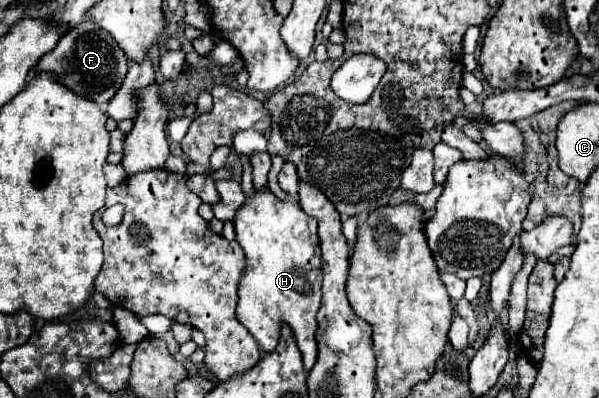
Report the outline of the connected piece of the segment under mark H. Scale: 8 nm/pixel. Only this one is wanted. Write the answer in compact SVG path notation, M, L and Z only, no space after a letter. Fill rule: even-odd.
M269 188L255 190L233 216L235 240L245 252L245 270L239 278L237 320L259 342L263 352L273 352L281 324L287 322L310 372L317 358L315 314L321 306L321 250L315 244L317 220L307 216L291 198L277 198ZM305 236L311 236L305 240Z

